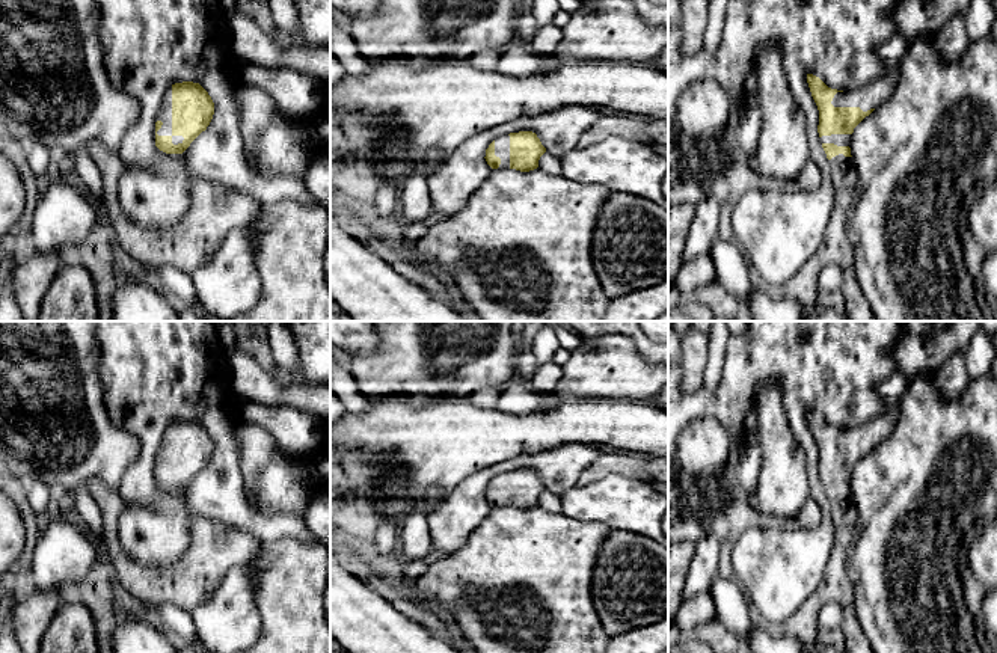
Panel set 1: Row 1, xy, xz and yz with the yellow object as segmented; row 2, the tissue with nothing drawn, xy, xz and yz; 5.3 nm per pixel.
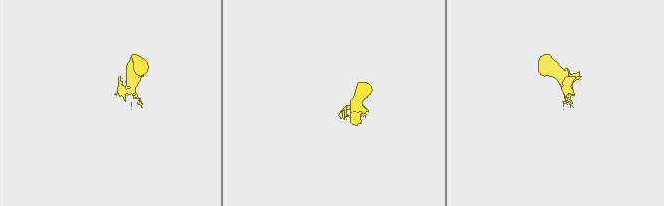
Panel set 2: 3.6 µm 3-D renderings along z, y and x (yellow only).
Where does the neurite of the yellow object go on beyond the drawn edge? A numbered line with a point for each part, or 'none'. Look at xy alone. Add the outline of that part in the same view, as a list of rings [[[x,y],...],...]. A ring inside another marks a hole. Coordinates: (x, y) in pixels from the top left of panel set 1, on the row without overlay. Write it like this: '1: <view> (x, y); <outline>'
1: xy (165, 453); [[[169,425],[161,437],[161,445],[158,449],[158,458],[163,460],[161,466],[157,469],[158,474],[170,474],[172,481],[183,481],[183,474],[172,472],[172,425]]]

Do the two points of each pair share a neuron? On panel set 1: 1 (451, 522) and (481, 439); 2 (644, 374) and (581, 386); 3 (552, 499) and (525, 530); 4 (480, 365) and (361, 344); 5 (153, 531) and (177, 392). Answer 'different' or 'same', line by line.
1: different
2: same
3: different
4: different
5: same

